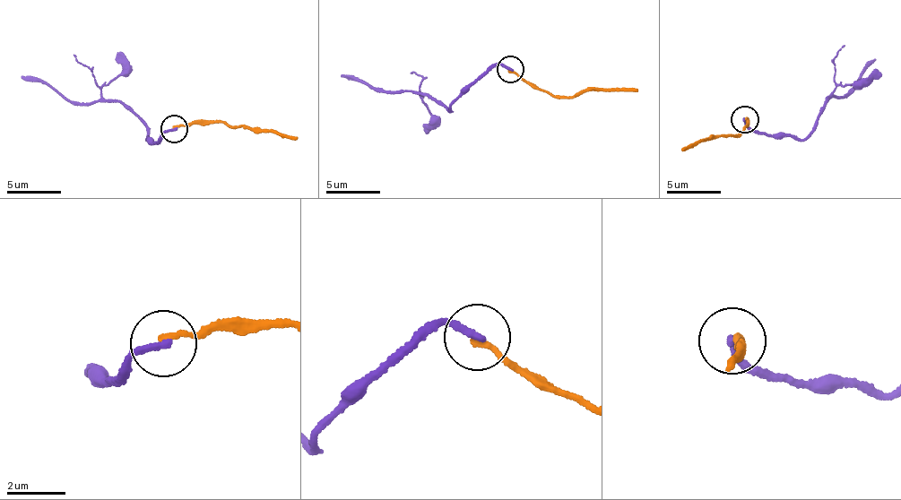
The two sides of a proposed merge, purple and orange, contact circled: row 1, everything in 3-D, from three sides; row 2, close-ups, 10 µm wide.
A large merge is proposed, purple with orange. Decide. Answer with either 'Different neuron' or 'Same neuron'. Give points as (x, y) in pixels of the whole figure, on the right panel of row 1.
Different neuron

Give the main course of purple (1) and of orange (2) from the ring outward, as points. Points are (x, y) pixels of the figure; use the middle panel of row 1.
1: (509, 69), (496, 64), (448, 109), (432, 98), (406, 90), (376, 89), (363, 81), (340, 75)
2: (509, 71), (551, 94), (569, 98), (593, 89), (636, 90)

